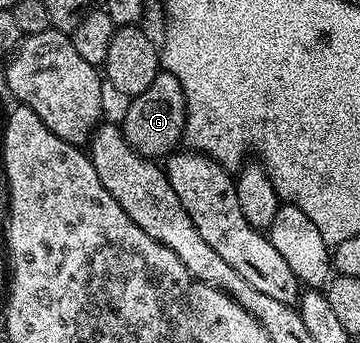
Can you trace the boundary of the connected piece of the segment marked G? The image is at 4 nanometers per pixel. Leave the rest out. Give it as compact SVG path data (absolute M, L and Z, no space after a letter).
M162 69L155 80L151 80L151 88L141 95L130 97L127 104L129 107L125 110L125 119L120 119L119 125L127 144L131 144L135 152L144 158L161 160L180 147L177 145L186 137L185 97L183 87L179 85L179 80L175 80L175 76L171 76L171 72Z

